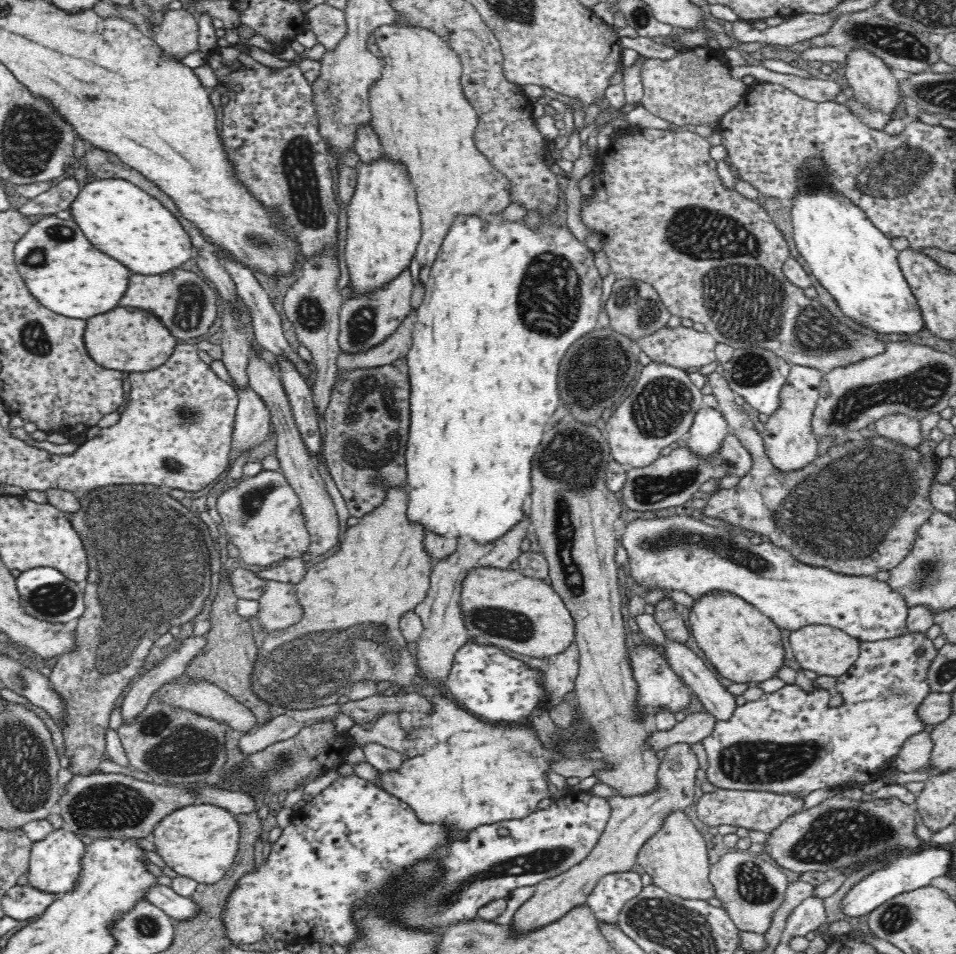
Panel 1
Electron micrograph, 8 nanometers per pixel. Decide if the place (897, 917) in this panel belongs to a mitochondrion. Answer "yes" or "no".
yes

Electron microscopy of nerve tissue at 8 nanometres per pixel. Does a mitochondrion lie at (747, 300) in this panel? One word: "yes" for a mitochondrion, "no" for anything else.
yes

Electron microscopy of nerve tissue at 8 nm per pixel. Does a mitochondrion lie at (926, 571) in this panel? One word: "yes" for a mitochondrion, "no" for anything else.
yes

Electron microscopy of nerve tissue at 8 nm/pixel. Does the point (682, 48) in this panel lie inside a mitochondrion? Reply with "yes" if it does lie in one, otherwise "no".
no

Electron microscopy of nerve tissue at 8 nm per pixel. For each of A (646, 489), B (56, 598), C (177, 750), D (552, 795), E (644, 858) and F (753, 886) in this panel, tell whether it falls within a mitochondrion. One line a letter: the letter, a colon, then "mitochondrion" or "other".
A: mitochondrion
B: mitochondrion
C: mitochondrion
D: other
E: other
F: mitochondrion

